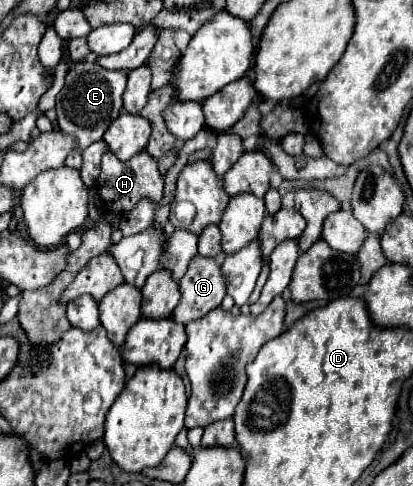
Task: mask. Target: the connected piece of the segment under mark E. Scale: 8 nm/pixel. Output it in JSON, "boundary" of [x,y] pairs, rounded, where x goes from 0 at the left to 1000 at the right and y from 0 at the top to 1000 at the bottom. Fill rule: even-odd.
{"boundary":[[[179,130],[160,150],[160,171],[136,200],[136,233],[140,233],[140,261],[165,282],[179,282],[189,302],[160,323],[160,340],[184,348],[199,344],[199,311],[242,290],[262,257],[291,237],[295,224],[295,195],[305,187],[310,146],[286,142],[266,146],[242,138],[237,130]]]}

